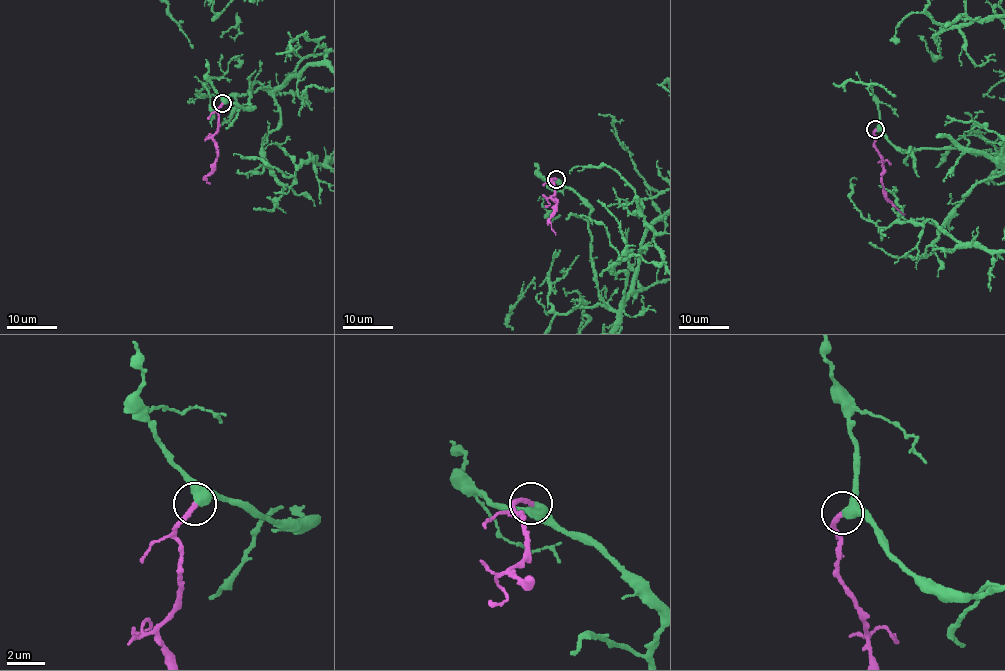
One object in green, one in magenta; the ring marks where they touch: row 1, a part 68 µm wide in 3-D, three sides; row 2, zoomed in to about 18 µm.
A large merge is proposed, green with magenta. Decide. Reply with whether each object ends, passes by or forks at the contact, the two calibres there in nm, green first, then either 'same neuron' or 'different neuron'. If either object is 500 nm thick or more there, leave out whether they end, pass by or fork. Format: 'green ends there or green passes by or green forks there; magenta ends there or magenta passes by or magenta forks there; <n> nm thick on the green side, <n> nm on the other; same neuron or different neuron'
green passes by; magenta ends there; 400 nm thick on the green side, 260 nm on the other; same neuron

